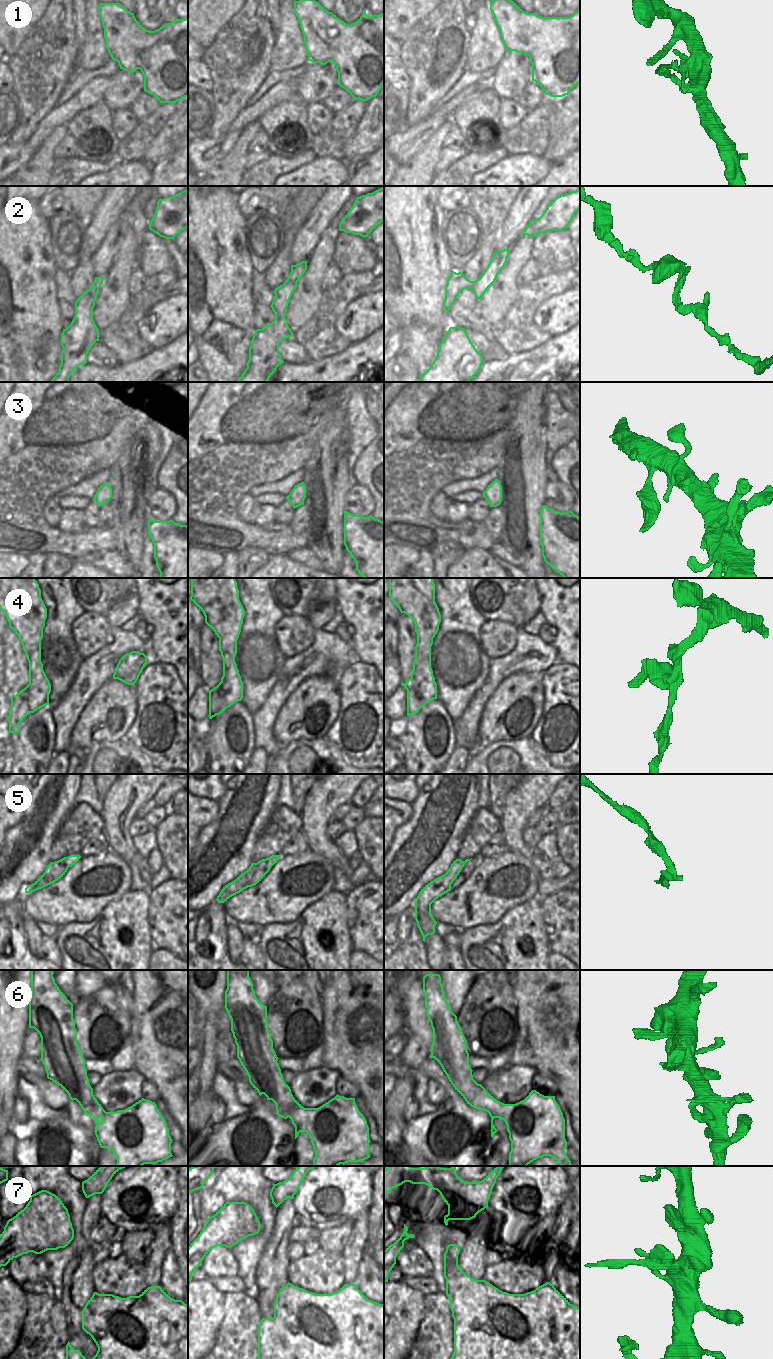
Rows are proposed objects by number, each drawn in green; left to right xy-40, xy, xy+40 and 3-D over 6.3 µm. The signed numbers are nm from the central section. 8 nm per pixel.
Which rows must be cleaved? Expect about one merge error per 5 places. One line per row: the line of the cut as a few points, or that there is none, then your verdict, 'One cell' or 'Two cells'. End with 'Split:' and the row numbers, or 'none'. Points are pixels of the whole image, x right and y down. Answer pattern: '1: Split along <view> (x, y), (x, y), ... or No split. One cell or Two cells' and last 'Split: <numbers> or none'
1: Split along xy+40 (546, 17), (529, 42), (534, 50), (528, 55). Two cells
2: No split. One cell
3: No split. One cell
4: No split. One cell
5: Split along xy-40 (53, 862), (68, 867). Two cells
6: No split. One cell
7: No split. One cell
Split: 1, 5

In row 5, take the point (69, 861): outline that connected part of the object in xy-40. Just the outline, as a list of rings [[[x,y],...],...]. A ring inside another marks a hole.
[[[70,855],[68,857],[64,857],[58,861],[55,861],[54,863],[58,863],[60,865],[64,865],[66,867],[72,867],[73,865],[75,865],[79,859],[81,858],[80,855]]]

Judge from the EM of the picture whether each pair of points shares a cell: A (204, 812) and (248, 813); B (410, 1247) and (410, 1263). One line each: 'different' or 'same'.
A: different
B: same

